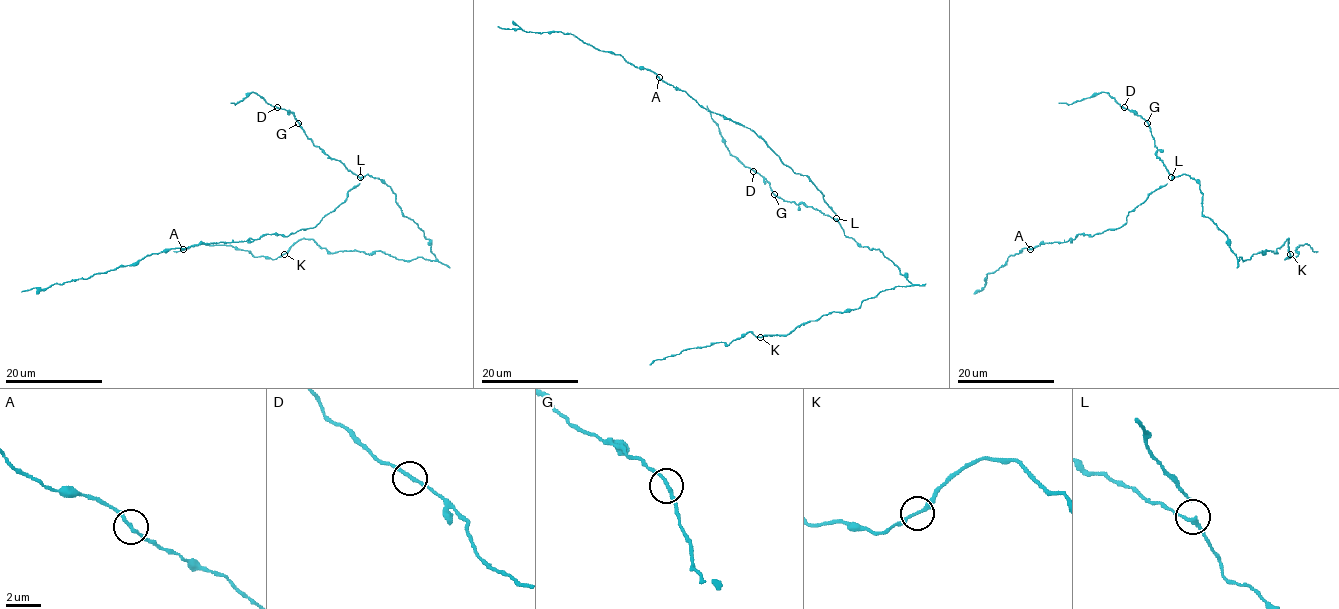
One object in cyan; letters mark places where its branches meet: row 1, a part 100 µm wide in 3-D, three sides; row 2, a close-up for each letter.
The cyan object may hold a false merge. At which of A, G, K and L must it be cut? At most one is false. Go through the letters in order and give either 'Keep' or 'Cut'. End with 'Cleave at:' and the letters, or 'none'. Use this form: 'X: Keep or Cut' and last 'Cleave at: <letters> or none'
A: Keep
G: Keep
K: Keep
L: Keep
Cleave at: none

